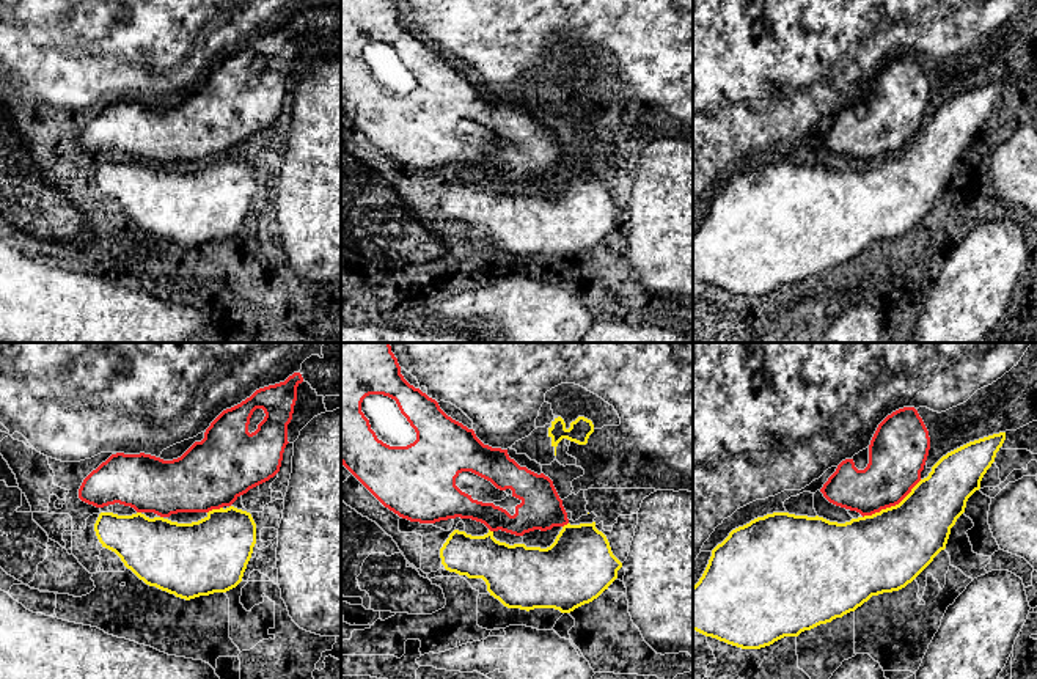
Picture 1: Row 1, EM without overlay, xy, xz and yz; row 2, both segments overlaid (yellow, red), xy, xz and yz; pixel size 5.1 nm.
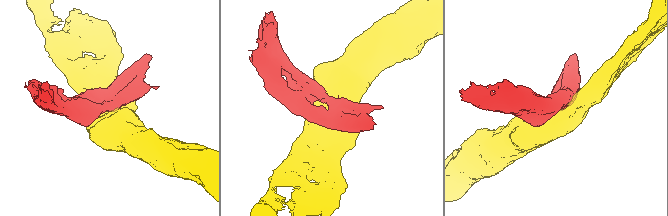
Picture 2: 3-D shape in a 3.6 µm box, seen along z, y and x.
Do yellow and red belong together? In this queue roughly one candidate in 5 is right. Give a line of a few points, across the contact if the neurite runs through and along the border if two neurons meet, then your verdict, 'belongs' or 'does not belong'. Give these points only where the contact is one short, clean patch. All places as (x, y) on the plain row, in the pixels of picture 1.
does not belong

